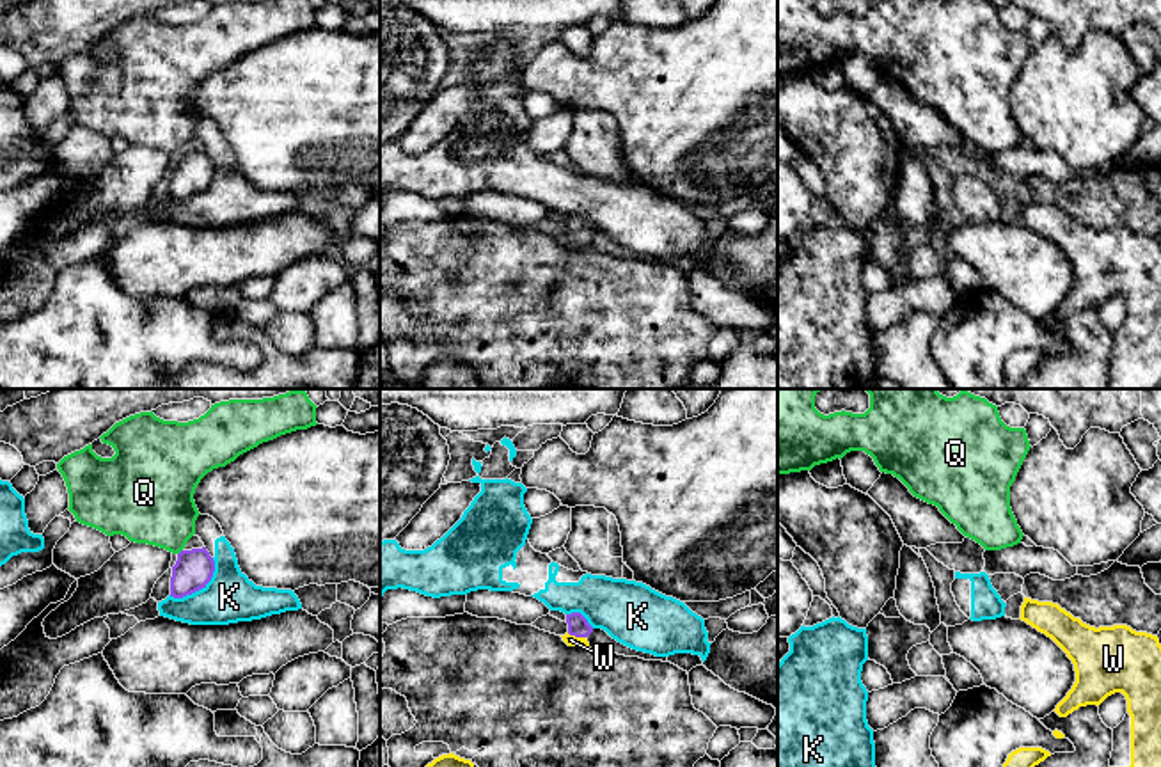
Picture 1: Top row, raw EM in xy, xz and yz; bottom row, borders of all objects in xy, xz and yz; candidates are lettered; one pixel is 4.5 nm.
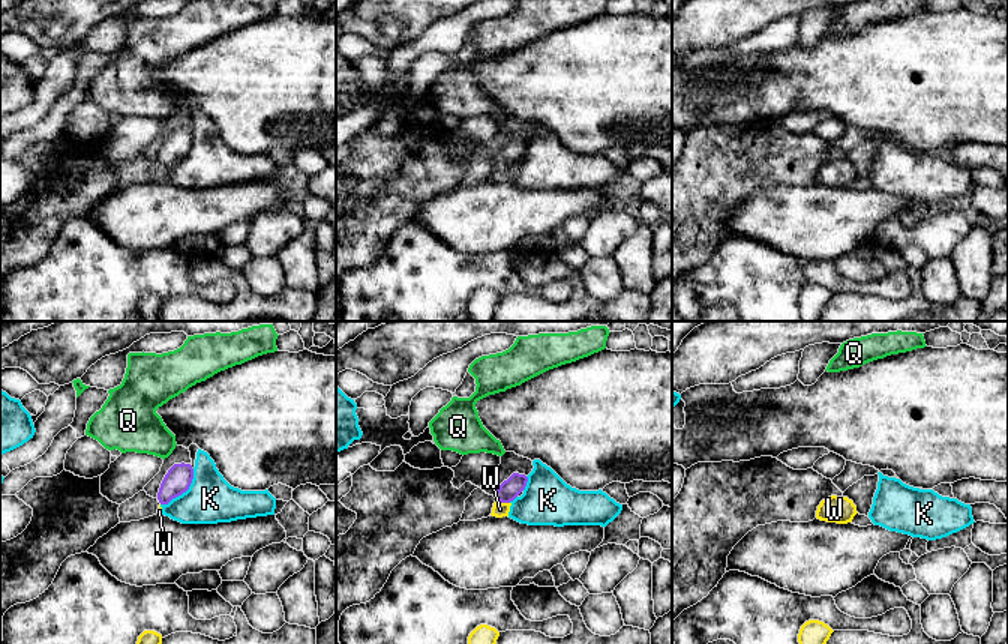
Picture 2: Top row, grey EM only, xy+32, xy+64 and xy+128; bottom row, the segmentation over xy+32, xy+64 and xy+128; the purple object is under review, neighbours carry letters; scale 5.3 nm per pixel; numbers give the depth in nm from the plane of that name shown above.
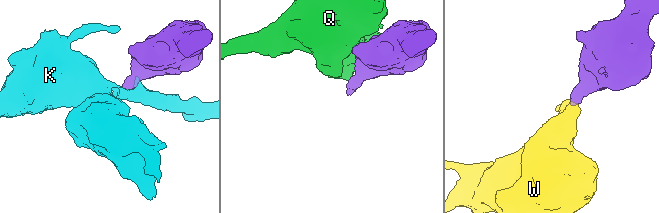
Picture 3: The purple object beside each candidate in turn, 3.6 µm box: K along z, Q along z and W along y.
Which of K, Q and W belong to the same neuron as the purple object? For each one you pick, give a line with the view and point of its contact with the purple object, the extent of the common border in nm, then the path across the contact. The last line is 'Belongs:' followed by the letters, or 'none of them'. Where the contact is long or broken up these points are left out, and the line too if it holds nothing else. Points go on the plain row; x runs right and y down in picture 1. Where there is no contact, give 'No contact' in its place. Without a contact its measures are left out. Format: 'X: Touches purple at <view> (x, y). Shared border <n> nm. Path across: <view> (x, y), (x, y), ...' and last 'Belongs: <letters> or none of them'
W: Touches purple at xz (576, 238). Shared border 90 nm. Path across: xz (577, 228), (576, 238), (570, 242)
Belongs: W

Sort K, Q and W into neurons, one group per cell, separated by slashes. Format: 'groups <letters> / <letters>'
groups K / Q / W

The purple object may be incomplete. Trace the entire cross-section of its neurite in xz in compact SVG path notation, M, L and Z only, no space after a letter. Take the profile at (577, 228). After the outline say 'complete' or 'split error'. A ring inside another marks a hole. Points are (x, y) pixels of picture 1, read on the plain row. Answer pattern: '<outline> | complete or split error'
M580 215L566 217L568 234L563 240L563 243L568 249L575 249L580 245L584 250L589 250L588 238L593 234L593 229L588 225L588 222Z | split error

